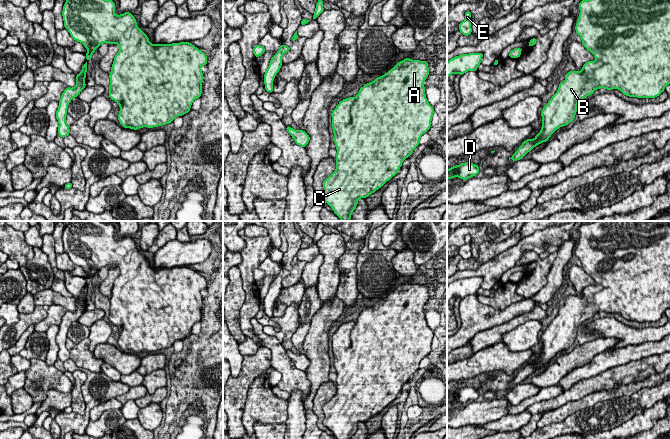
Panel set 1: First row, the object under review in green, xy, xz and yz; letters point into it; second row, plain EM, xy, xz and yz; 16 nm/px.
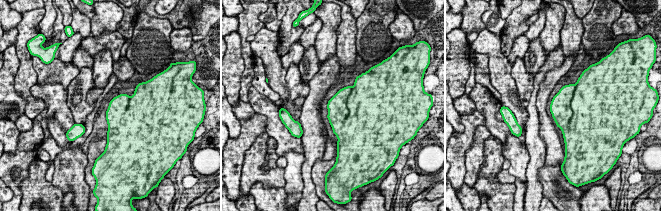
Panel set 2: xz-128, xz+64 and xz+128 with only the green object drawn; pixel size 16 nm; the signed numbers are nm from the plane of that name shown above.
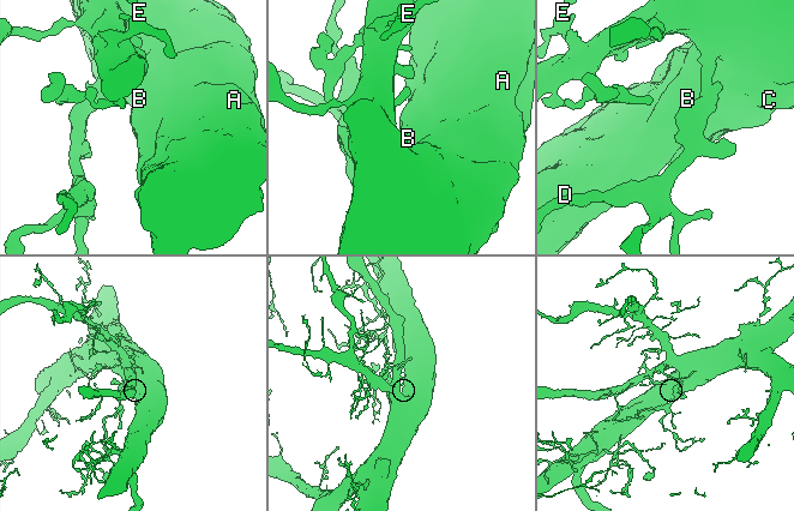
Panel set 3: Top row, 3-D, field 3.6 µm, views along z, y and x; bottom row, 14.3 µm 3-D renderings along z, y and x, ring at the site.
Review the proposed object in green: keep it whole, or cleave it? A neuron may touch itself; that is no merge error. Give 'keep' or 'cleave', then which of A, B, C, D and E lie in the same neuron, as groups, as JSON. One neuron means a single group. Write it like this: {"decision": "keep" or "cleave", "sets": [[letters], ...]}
{"decision": "keep", "sets": [["A", "B", "C", "D", "E"]]}

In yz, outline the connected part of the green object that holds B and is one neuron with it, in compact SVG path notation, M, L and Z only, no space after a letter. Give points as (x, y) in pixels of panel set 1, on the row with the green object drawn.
M581 0L578 5L580 14L575 26L576 33L581 37L583 46L597 60L586 62L581 71L566 73L565 81L559 84L558 91L541 111L543 124L540 132L534 139L524 141L509 160L515 162L523 159L535 146L548 141L558 128L572 122L578 102L596 89L619 89L629 97L655 98L670 84L670 0Z

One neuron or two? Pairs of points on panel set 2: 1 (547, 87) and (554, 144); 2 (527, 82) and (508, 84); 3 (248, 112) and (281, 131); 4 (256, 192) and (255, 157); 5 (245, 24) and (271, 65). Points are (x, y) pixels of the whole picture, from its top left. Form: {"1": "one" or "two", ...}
{"1": "one", "2": "two", "3": "two", "4": "two", "5": "two"}

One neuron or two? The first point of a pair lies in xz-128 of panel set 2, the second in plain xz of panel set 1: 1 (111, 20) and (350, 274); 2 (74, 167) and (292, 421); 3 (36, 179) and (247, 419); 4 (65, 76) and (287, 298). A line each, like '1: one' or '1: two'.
1: two
2: two
3: one
4: one

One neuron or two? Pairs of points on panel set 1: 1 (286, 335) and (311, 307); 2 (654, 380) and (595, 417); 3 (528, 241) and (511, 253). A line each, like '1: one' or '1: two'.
1: two
2: two
3: one

